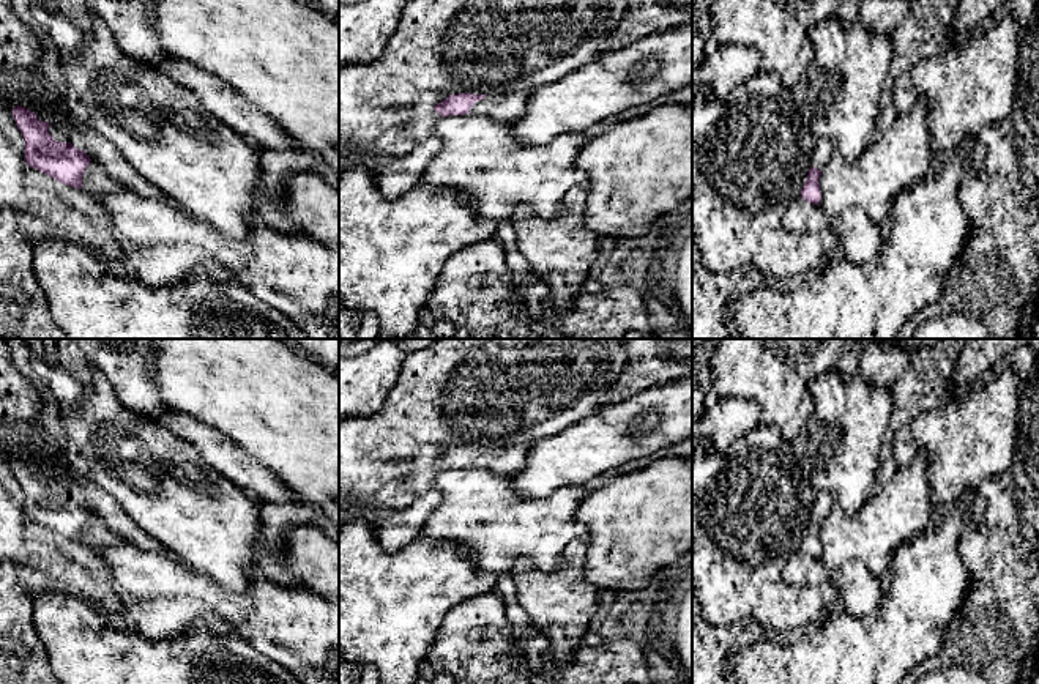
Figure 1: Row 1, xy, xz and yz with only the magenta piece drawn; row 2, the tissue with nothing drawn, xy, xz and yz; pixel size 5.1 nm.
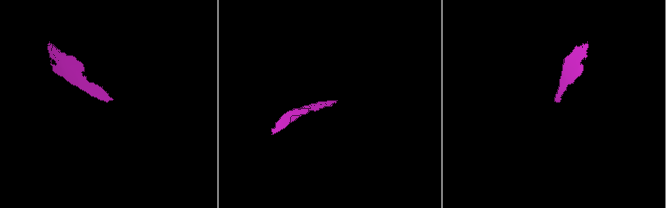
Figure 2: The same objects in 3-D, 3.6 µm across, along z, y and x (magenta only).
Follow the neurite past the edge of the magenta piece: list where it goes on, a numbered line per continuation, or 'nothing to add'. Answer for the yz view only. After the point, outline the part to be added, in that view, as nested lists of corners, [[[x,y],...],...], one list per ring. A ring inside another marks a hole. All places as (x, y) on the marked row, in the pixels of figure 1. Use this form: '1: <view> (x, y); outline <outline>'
1: yz (823, 147); outline [[[821,137],[815,142],[815,150],[812,153],[812,167],[818,169],[820,172],[829,162],[829,158],[834,151],[834,143],[831,139]]]

